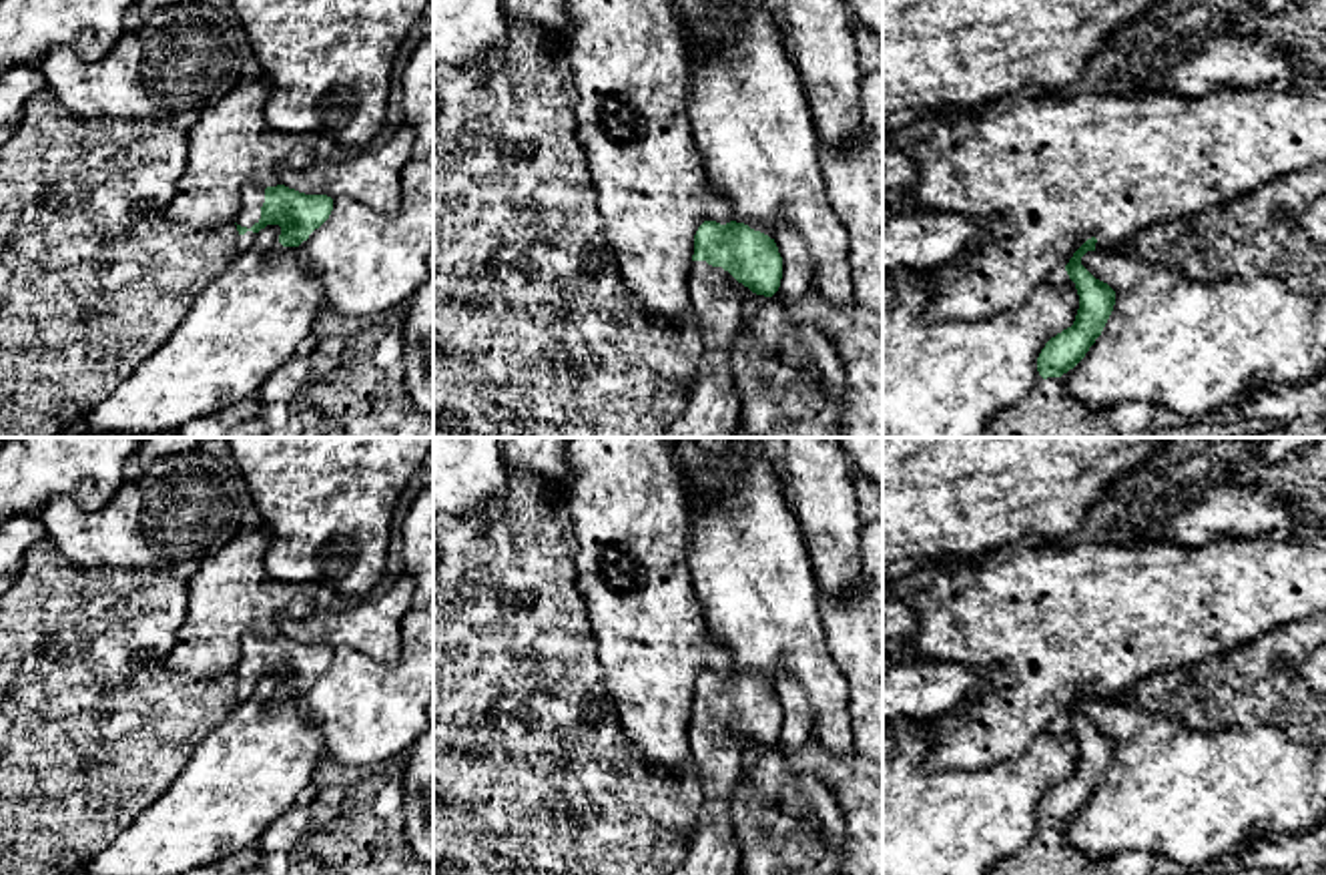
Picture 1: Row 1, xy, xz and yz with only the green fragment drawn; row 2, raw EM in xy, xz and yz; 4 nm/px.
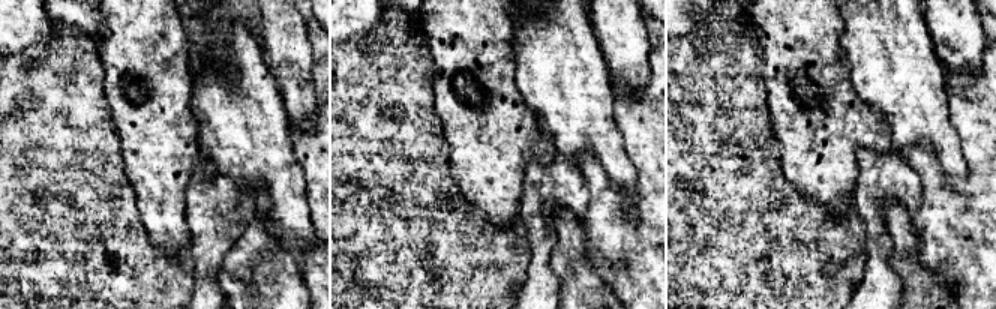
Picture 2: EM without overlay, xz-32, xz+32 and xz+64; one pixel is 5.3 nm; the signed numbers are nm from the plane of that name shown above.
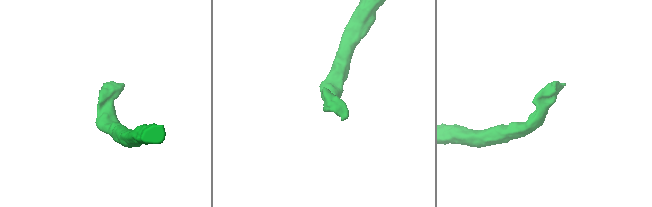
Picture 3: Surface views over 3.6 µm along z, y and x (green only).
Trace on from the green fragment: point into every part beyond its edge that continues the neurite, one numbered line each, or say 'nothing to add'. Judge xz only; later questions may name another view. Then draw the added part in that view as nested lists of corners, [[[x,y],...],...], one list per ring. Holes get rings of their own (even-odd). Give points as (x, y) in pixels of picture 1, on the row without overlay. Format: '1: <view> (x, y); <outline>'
1: xz (717, 747); [[[690,710],[688,741],[702,783],[702,805],[686,857],[670,875],[738,875],[742,847],[732,799],[742,785],[744,747],[750,739],[722,716]]]

